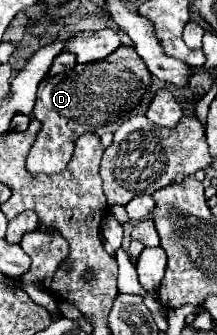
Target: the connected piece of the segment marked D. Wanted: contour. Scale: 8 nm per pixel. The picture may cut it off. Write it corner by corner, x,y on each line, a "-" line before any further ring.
121,46
115,54
107,56
107,60
91,62
91,64
79,64
75,70
67,70
63,74
45,78
39,84
37,90
37,102
33,116
43,124
41,132
27,156
27,170
31,174
57,174
63,168
67,168
71,154
73,154
73,142
85,132
97,132
105,128
111,122
119,122
123,116
127,116
143,98
147,88
151,86
151,72
147,72
145,62
135,54
135,48

